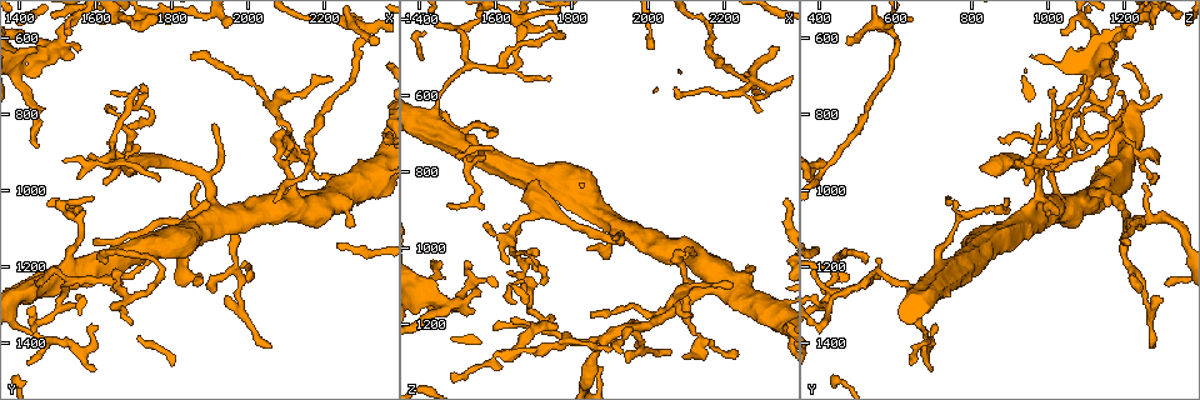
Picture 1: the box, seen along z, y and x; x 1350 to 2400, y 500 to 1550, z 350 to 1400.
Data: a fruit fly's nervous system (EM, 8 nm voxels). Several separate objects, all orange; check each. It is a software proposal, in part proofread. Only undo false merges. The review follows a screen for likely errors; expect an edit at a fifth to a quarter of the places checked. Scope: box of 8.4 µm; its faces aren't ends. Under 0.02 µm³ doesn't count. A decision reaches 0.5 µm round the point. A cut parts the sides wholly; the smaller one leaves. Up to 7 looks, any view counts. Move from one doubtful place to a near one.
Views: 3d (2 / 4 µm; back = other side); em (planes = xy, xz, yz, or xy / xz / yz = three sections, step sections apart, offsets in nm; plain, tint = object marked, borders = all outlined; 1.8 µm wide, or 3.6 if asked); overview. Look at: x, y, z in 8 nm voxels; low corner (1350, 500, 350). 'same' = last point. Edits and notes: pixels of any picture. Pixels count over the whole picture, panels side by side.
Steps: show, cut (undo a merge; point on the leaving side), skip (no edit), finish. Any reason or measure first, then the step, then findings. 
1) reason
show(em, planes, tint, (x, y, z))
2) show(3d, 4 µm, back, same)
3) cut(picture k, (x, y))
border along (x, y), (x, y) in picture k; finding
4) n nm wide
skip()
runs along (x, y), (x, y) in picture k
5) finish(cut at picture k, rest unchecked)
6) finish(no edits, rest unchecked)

sharp bend
show(em, yz, step 4, borders, (1475, 625, 1145))

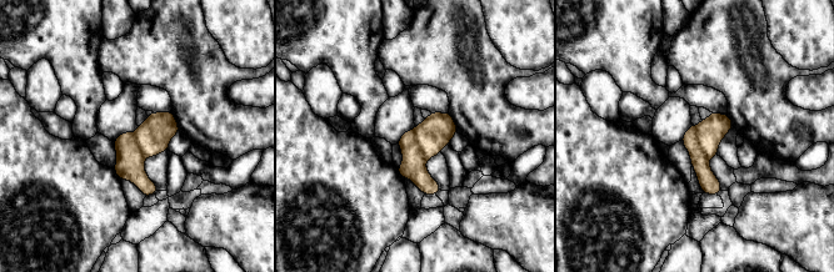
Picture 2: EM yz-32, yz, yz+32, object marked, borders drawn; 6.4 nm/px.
cut(picture 2, (710, 131))
border along (695, 126), (698, 142), (709, 157) in picture 2; a second cell is stuck on

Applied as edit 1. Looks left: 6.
show(overview)

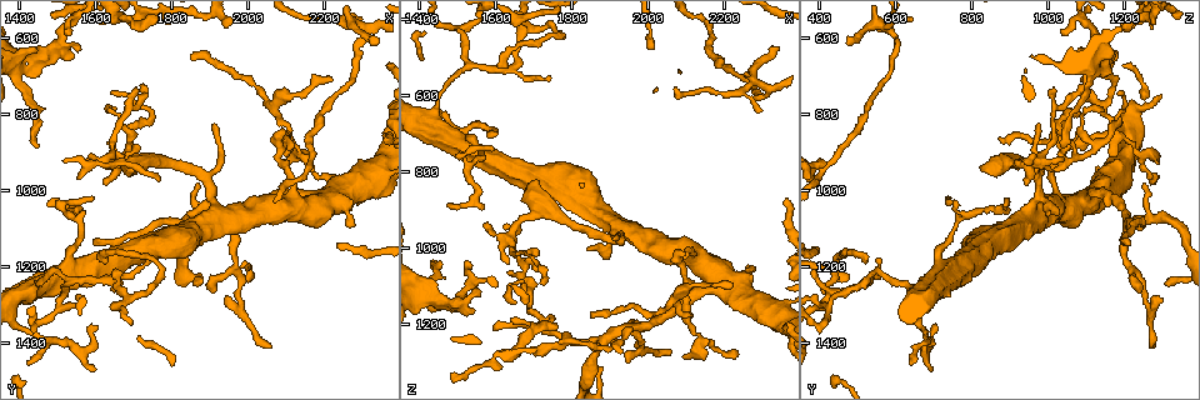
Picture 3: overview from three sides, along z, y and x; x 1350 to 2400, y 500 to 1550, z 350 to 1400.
branch point
show(em, planes, tint, (1635, 925, 975))

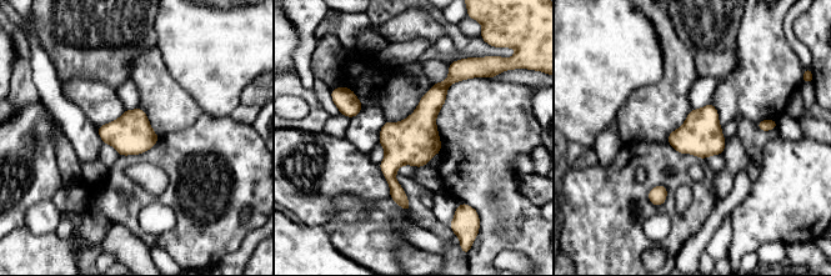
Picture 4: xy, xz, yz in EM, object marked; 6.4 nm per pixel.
260 nm wide
skip()
runs along (452, 73), (391, 162), (406, 206) in picture 4; continuous, no second cell

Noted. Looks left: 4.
abrupt turn
show(em, planes, tint, (2100, 855, 1175))

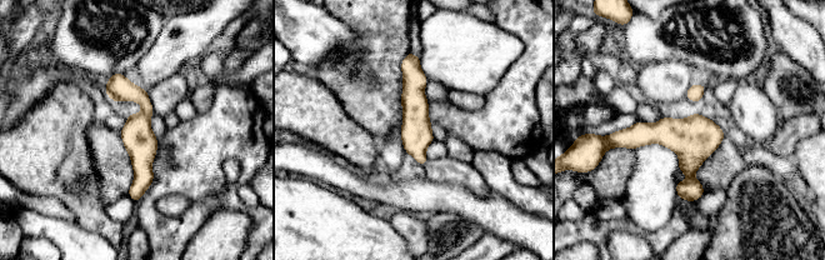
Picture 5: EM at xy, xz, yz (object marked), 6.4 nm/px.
200 nm wide
skip()
runs along (116, 76), (145, 104), (136, 196) in picture 5; all the same cell

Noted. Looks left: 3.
finish(cut at picture 2, rest unchecked)

